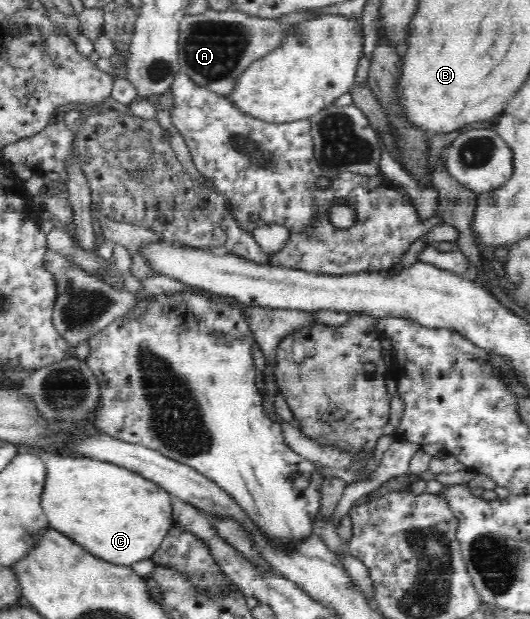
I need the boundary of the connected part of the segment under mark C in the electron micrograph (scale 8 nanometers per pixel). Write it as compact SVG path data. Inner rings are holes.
M37 451L35 454L43 459L47 469L41 506L50 528L81 544L81 547L91 555L122 566L131 566L136 561L148 560L162 545L168 530L174 525L175 498L165 488L138 472L115 463L108 463L106 460L45 451Z

